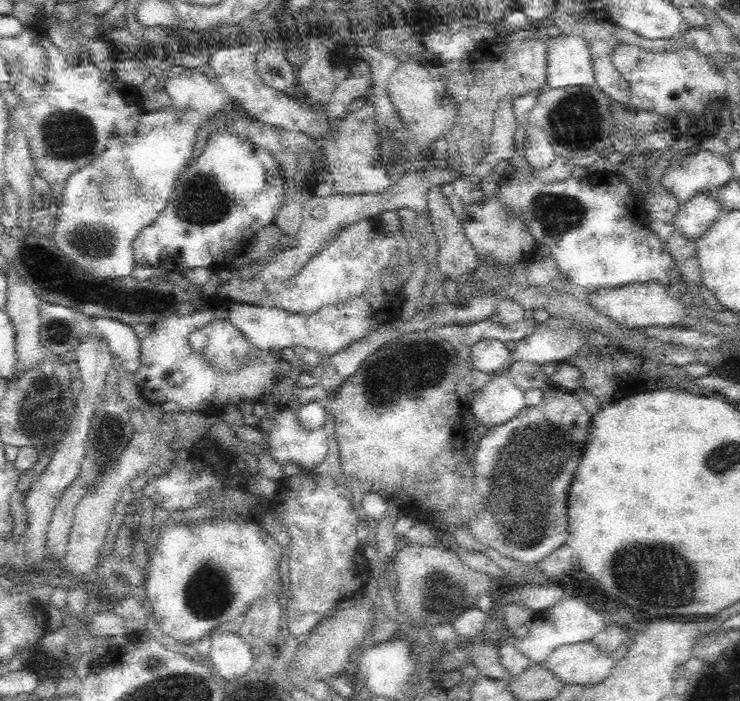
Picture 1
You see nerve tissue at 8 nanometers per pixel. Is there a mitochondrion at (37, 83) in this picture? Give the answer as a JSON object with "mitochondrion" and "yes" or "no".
{"mitochondrion":"no"}

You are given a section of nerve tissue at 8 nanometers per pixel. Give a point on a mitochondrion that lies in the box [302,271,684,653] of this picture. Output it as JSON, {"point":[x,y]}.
{"point":[525,476]}

